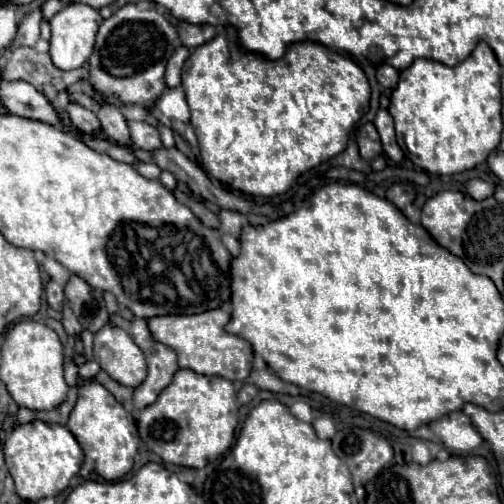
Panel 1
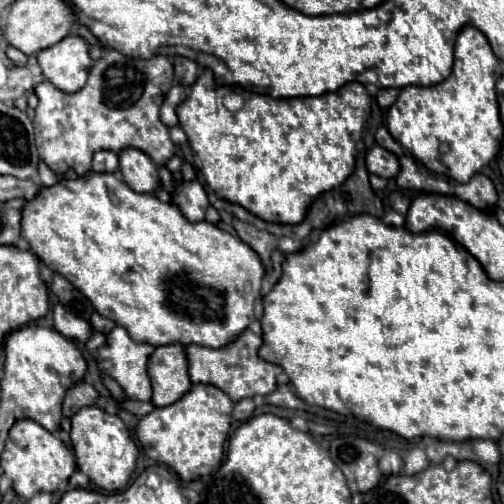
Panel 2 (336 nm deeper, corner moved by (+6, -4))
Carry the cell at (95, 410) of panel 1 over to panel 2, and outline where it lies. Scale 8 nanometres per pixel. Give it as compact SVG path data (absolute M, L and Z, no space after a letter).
M86 406L80 408L72 416L72 430L70 430L70 440L74 446L76 462L78 468L100 488L114 492L122 490L128 486L130 476L136 468L136 458L138 458L138 448L130 436L130 430L126 424L116 416L108 414L98 406Z

